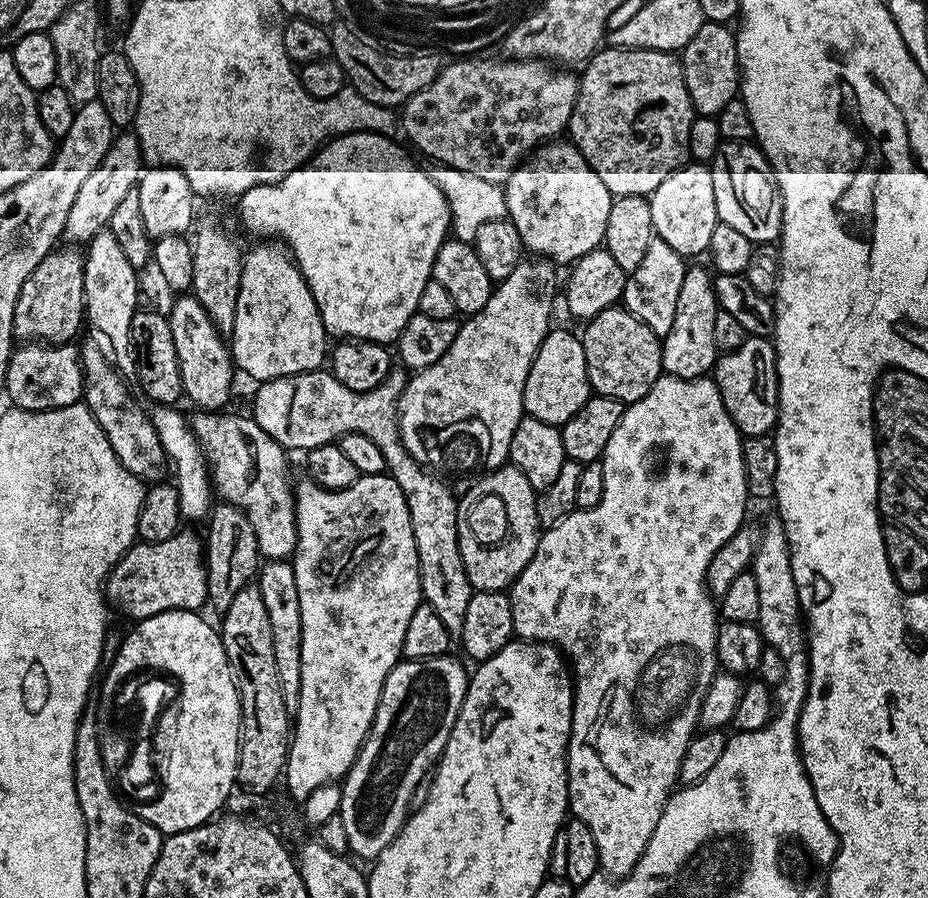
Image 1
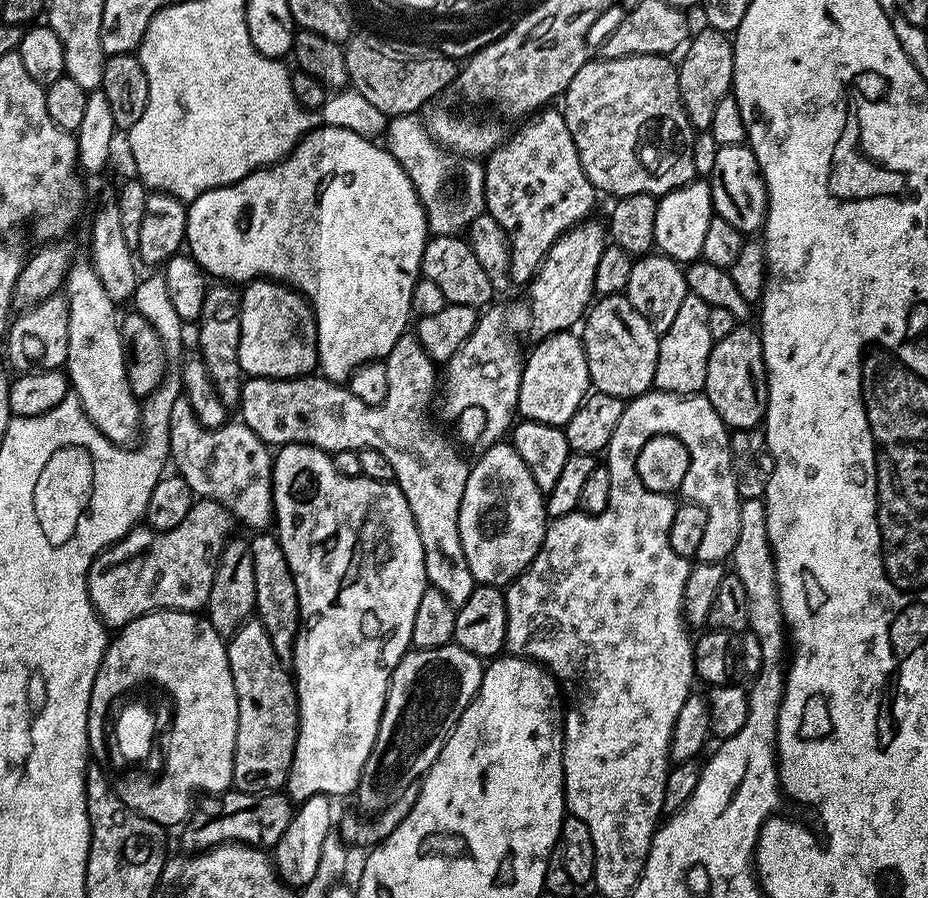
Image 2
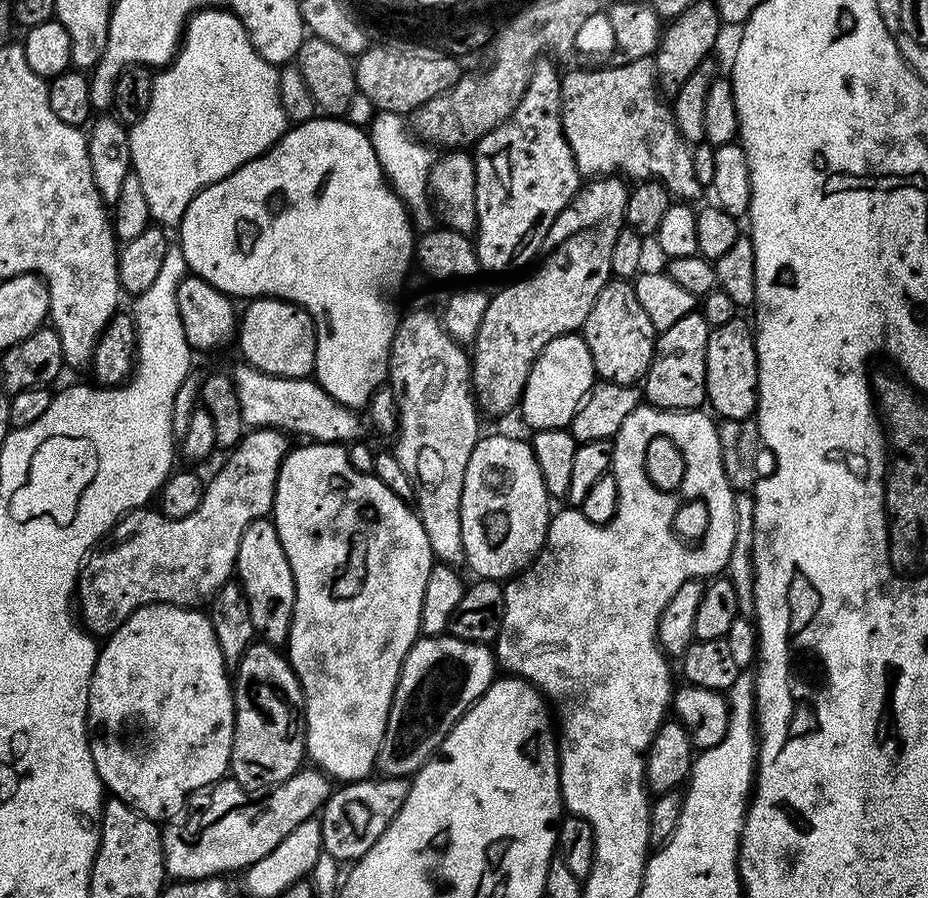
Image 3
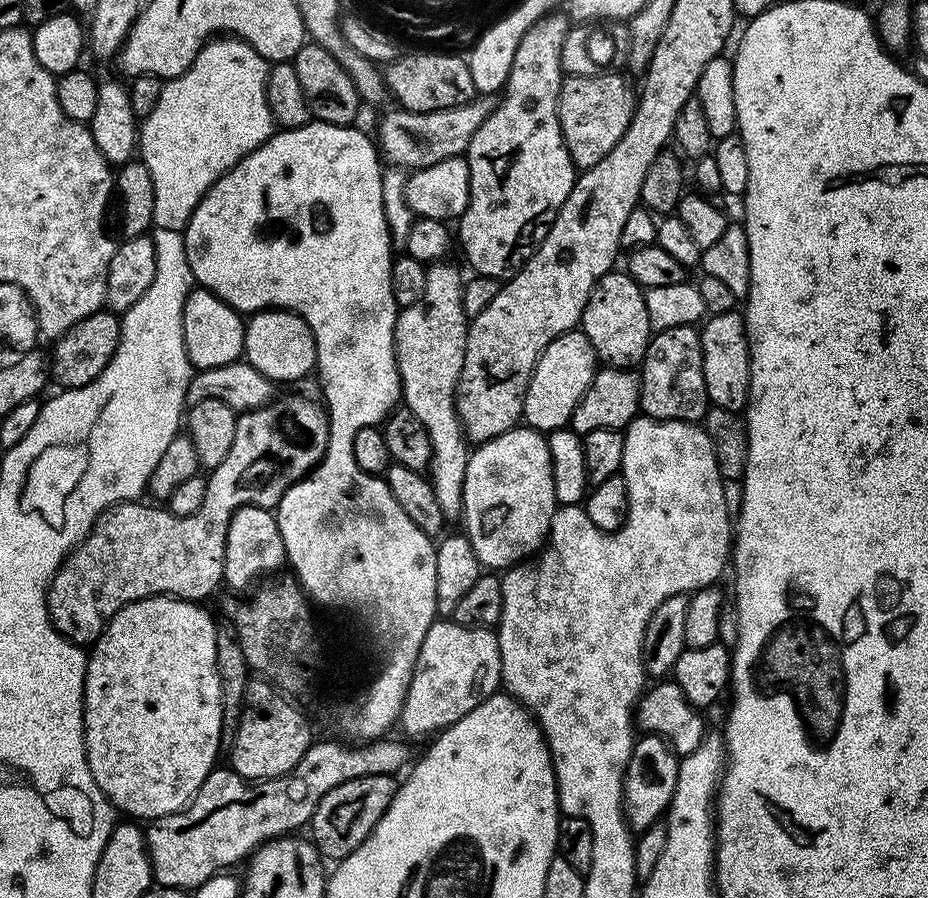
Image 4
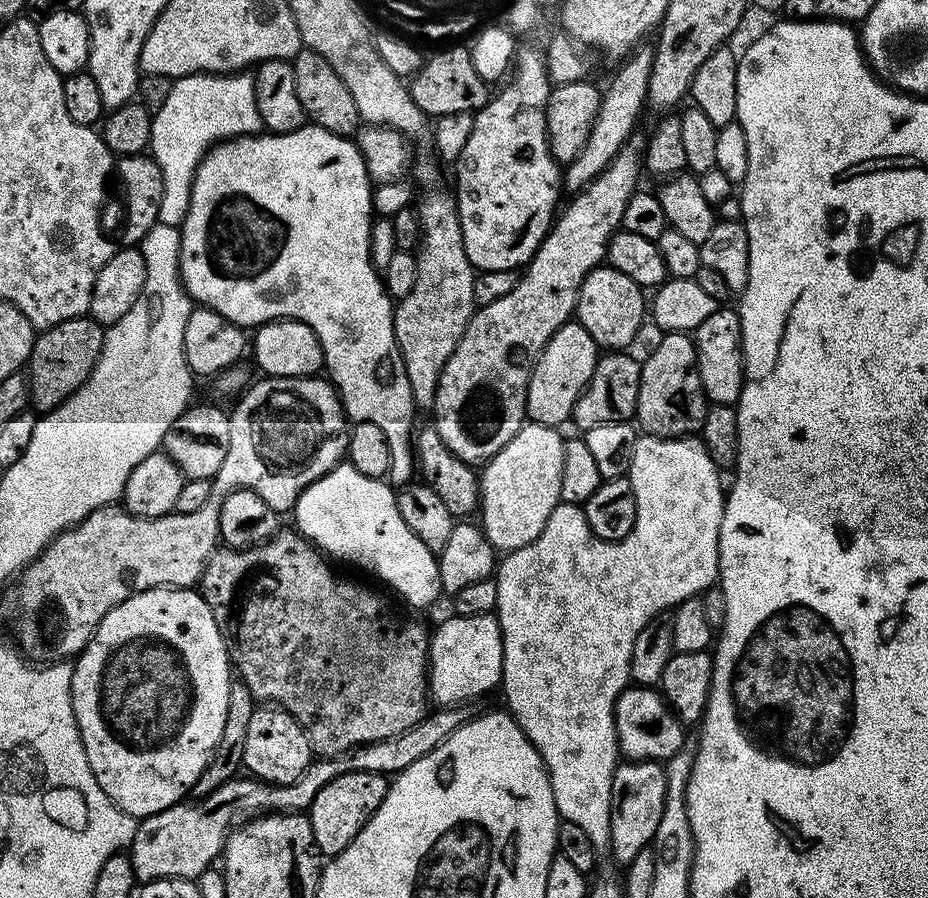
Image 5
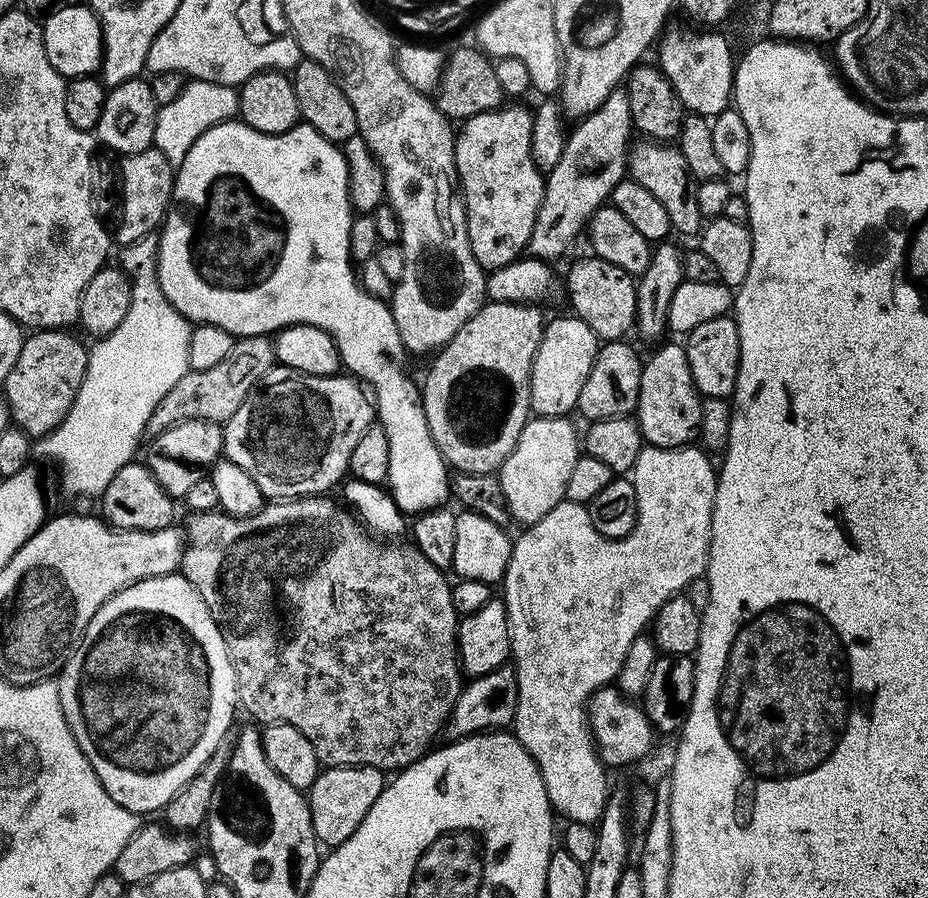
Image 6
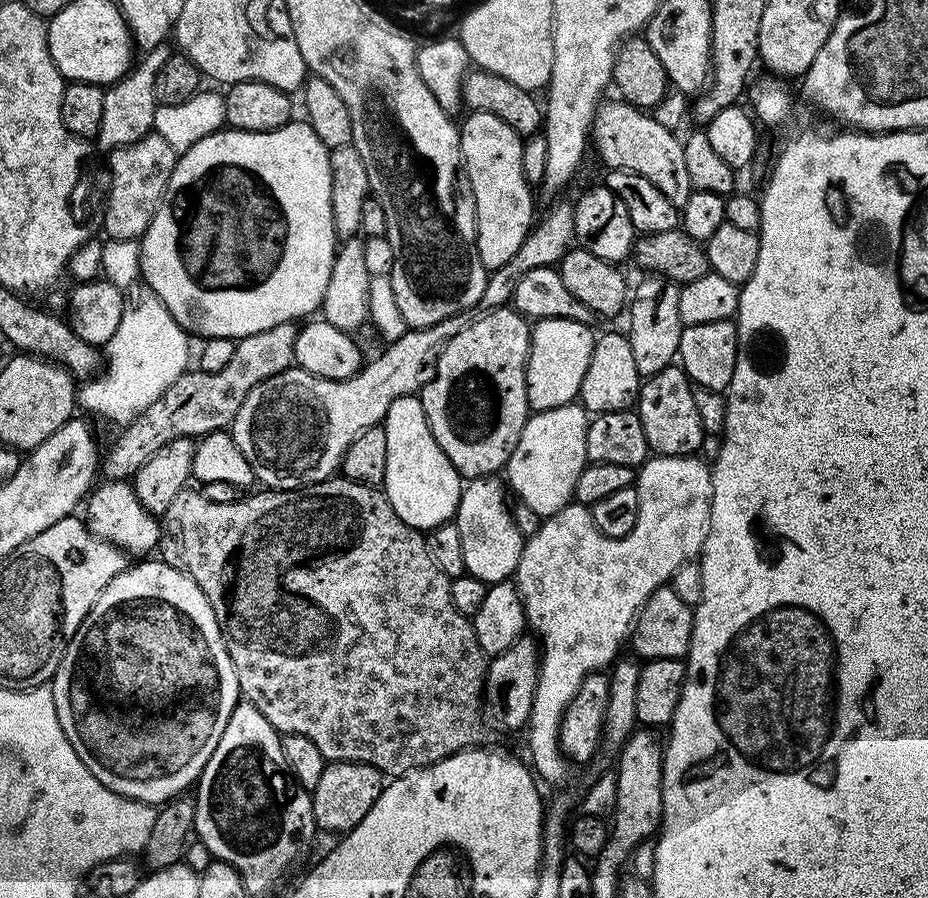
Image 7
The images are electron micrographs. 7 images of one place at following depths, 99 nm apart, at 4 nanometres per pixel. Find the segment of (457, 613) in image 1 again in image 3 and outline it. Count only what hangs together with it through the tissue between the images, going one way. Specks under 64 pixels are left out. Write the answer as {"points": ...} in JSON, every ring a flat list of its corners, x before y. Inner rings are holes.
{"points":[[428,308,408,310,399,317,396,337,388,359,388,378,400,415,400,427,395,433,394,454,402,462,402,470,410,478,414,489,414,508,426,530,426,542,430,542,433,557,441,564,460,566,465,563,462,546,462,486,466,478,466,462,474,454,474,446,480,441,481,417,472,390,472,365,465,345,458,343,444,329,443,319],[240,362,230,375,238,402,242,406,242,418,245,425,252,428,274,428,285,434,297,432,300,436,308,436,309,441,321,444,339,444,352,442,360,432,360,420,353,409,342,406,326,390,321,388,312,378,286,378,271,376,262,370,252,367,247,362]]}

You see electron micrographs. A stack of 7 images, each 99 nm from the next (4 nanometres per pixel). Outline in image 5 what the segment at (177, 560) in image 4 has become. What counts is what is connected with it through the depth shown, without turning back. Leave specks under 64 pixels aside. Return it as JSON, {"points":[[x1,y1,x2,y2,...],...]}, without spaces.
{"points":[[316,376,260,378,235,401,236,409,230,412,230,450,226,450,226,462,222,462,222,470,218,470,212,480,210,502,206,502,202,510,194,510,194,514,173,511,147,520,123,506,109,506,94,510,81,524,75,524,55,536,43,554,24,569,20,601,8,608,19,651,29,661,41,665,71,661,88,644,102,618,106,618,114,606,126,602,128,596,151,588,192,588,199,585,200,575,218,547,220,507,228,493,238,488,249,488,260,495,262,502,273,506,285,504,288,510,295,509,302,490,341,463,348,450,350,421,344,415,340,393,327,379,320,379]]}

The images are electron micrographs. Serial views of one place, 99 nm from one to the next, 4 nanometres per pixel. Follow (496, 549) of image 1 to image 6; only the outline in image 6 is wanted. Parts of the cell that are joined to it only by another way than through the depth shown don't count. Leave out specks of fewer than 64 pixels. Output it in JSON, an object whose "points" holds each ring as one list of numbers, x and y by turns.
{"points":[[536,416,529,419,522,430,514,450,506,458,498,473,504,501,508,503,508,514,513,521,521,520,527,526,541,520,554,505,559,504,566,494,566,482,570,482,570,473,574,471,574,462,582,455,582,440,578,428,571,424,568,416]]}

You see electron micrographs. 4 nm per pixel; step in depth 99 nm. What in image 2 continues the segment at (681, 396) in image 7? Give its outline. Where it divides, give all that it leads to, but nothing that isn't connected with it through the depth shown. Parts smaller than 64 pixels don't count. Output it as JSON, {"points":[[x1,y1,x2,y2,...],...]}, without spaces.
{"points":[[689,295,682,298,682,307,671,324,659,337,658,366,654,366,654,385,661,392,694,396,704,391,706,362,714,343,710,326,706,326,709,306,702,298]]}

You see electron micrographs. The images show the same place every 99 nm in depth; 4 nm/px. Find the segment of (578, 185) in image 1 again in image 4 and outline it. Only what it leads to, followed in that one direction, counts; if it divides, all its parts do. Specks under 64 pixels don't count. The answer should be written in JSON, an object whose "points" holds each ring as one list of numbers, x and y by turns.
{"points":[[549,14,544,19,538,21,521,40,521,44,517,48,514,55,513,68,510,70,508,82,502,89,502,95,499,97,498,103,493,107,492,113,486,118,486,122,482,122,482,126,478,126,478,130,474,134,474,138,470,142,466,159,469,164,469,204,465,208,465,212,460,215,458,225,458,248,464,251,464,256,468,259,471,270,477,276,489,276,495,280,504,282,511,277,512,273,517,272,528,259,538,250,538,246,546,238,546,234,550,230,550,226,554,222,554,218,558,214,558,210,566,202,566,198,570,194,570,190,574,186,578,175,578,169,572,163,570,154,566,150,566,142,562,138,562,126,558,118,558,98,560,97,560,87,565,78,563,70,563,62,561,56,566,47,566,41,569,39,568,20,559,14]]}

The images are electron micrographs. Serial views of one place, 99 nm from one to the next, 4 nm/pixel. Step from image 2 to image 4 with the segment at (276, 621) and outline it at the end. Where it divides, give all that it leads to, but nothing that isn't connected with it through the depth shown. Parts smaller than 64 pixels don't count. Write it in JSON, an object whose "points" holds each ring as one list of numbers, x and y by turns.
{"points":[[253,504,239,508,230,518,230,526,226,530,223,583,229,584,236,592,244,592,248,587,251,589,257,582,276,574,271,572,278,571,285,564,284,543,275,511]]}

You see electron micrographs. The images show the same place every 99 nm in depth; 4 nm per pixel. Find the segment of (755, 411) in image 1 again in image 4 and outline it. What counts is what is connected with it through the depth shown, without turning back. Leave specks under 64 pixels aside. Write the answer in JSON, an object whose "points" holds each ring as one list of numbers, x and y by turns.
{"points":[[739,311,709,315,699,329,702,342,702,374,706,382,706,394,713,408,743,413,748,407,748,383,750,382,750,354,748,353,748,326]]}

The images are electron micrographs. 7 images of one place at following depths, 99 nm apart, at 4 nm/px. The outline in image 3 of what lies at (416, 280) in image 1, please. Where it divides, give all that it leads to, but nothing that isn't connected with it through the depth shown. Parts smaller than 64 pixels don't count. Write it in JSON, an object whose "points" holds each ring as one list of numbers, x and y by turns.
{"points":[[313,118,305,122,289,127,288,131,270,151,263,156,246,162,234,174,222,178,222,182,214,182,206,186,186,206,186,214,178,225,180,240,178,247,188,263,189,273,200,276,210,286,214,286,225,296,248,296,247,298,271,298,273,300,287,300,289,304,297,304,304,308,316,324,316,367,314,379,321,388,330,394,342,406,353,410,360,410,372,399,372,395,380,391,388,378,388,359,392,343,396,337,398,323,398,311,392,301,392,295,401,291,406,277,414,264,414,229,412,221,408,218,408,211,404,209,404,203,392,191,391,185,375,157,374,146,371,145,369,133,363,127,349,124,344,118]]}

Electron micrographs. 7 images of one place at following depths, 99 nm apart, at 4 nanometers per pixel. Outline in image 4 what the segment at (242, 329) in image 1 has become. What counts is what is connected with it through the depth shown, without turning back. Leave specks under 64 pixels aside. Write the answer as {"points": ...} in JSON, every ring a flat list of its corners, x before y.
{"points":[[283,310,255,313,244,329,243,359,267,380,300,380,316,367,316,343,310,326,301,316]]}

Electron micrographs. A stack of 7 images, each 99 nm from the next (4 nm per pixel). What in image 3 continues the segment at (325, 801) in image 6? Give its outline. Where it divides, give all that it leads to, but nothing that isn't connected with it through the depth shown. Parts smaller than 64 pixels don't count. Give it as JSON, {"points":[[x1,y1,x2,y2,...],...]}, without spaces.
{"points":[[376,779,354,780,337,787,319,813,323,851,329,852,337,862,355,862,362,854,366,854,366,850,378,842,386,826,390,826,398,810,402,810,402,802,406,802,409,786,407,779]]}

